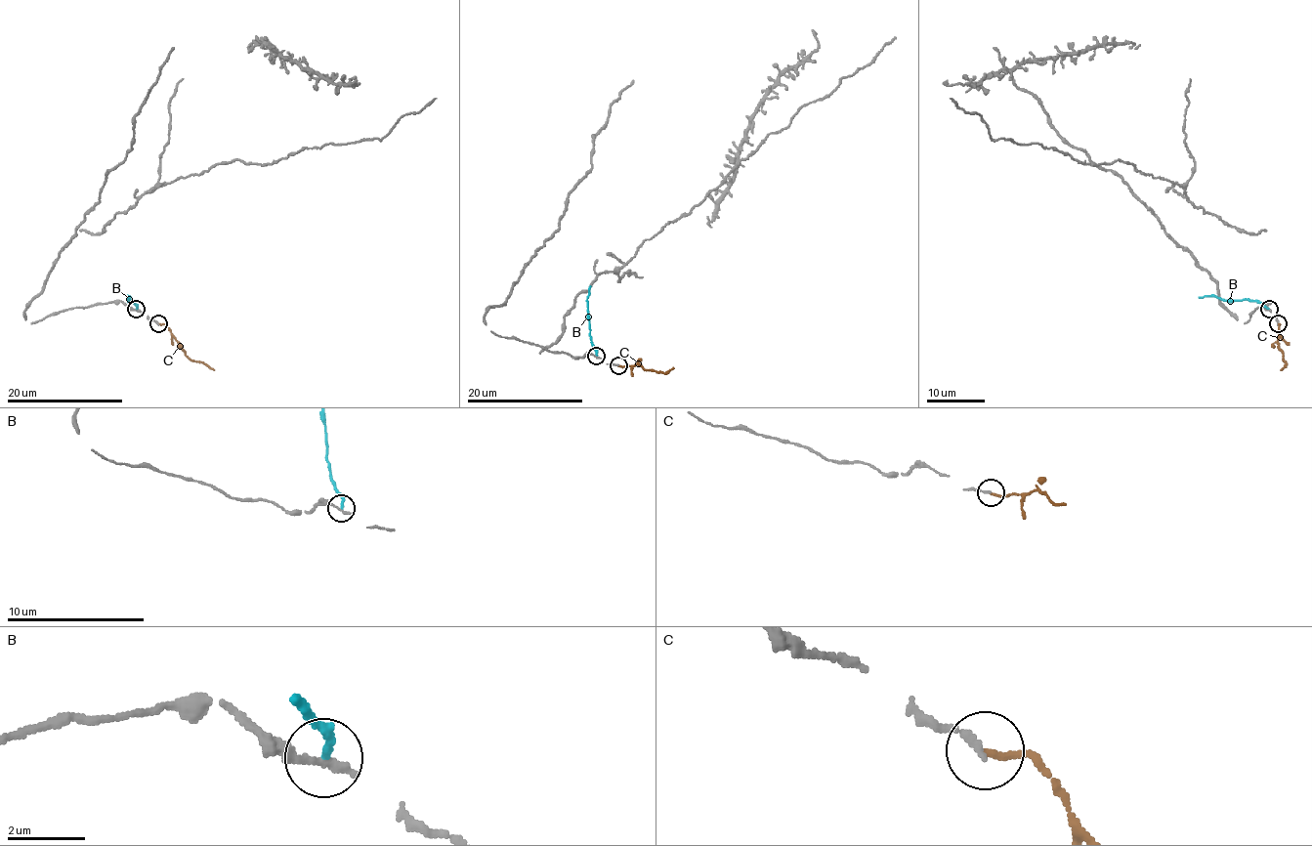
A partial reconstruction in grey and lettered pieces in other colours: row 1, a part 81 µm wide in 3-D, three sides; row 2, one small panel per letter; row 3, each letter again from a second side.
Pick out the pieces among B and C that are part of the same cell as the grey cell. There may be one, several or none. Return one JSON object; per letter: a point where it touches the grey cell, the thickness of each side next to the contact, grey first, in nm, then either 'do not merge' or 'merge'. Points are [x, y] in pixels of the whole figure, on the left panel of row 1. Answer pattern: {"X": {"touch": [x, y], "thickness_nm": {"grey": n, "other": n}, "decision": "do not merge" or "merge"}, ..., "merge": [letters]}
{"B": {"touch": [136, 309], "thickness_nm": {"grey": 240, "other": 200}, "decision": "do not merge"}, "C": {"touch": [158, 323], "thickness_nm": {"grey": 190, "other": 160}, "decision": "merge"}, "merge": ["C"]}

